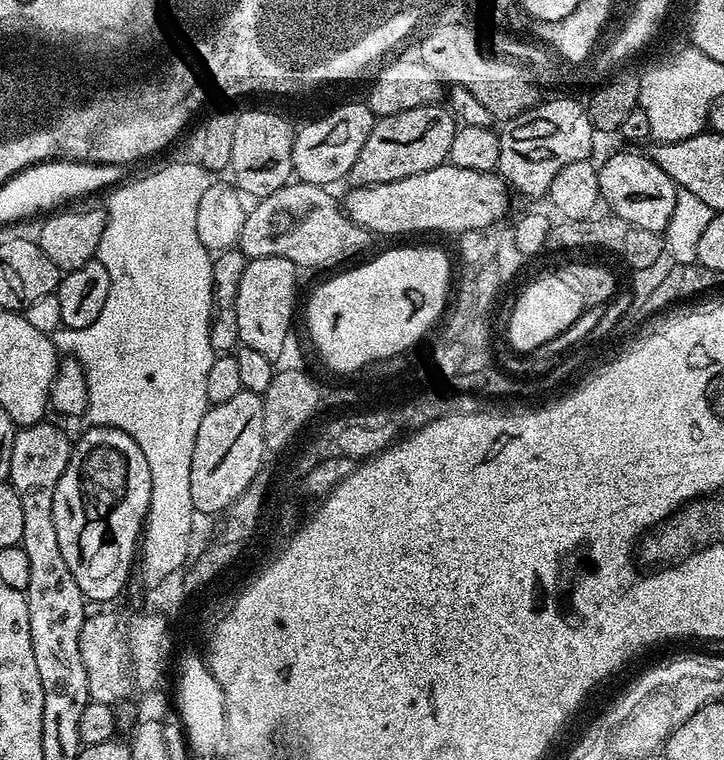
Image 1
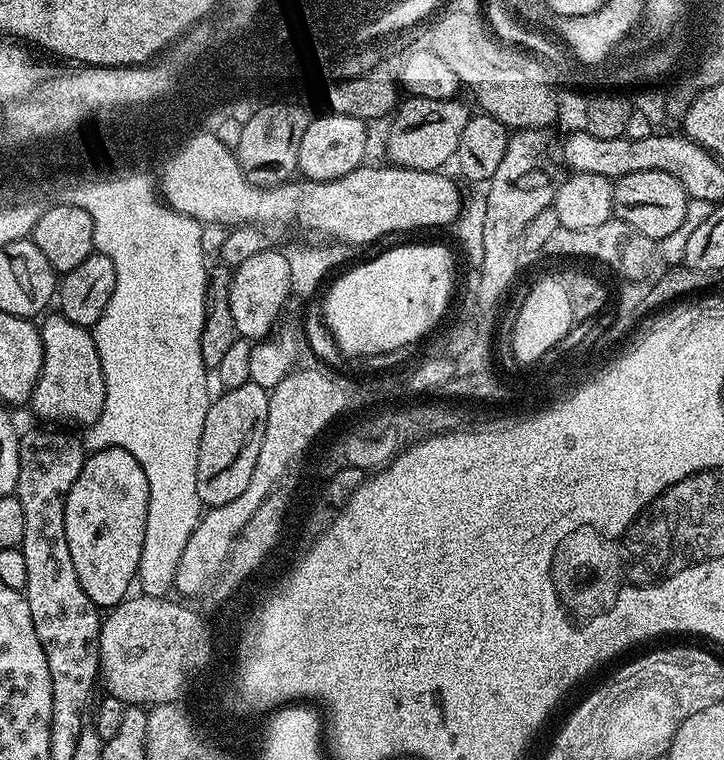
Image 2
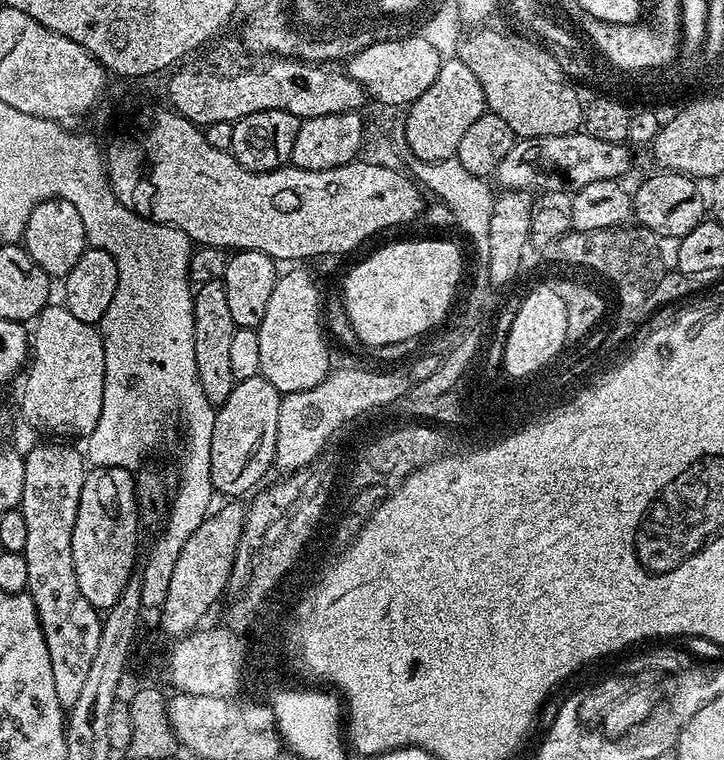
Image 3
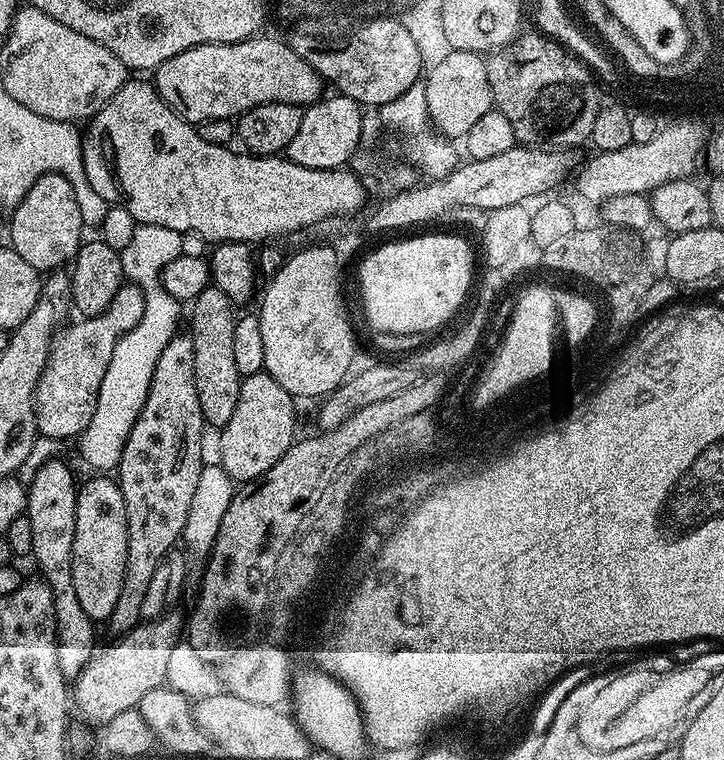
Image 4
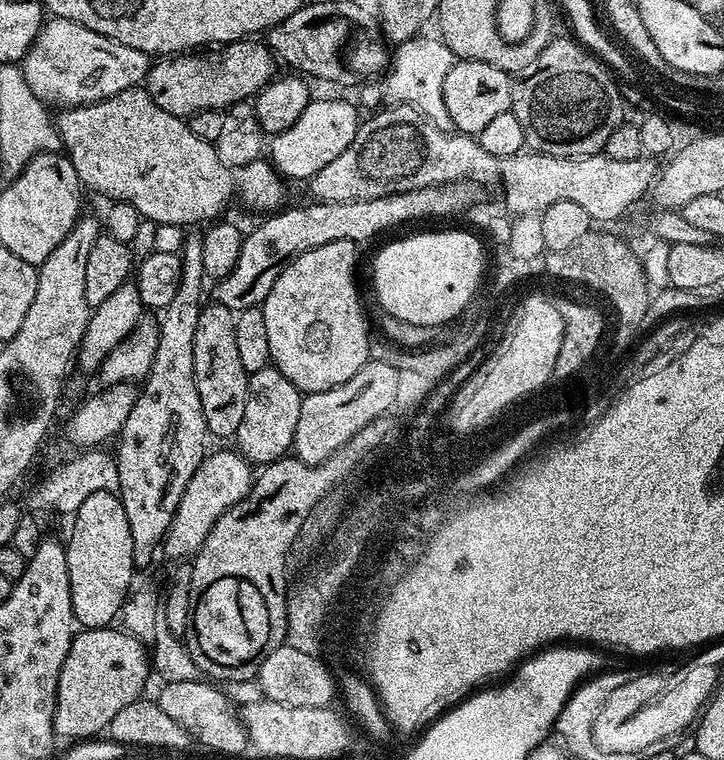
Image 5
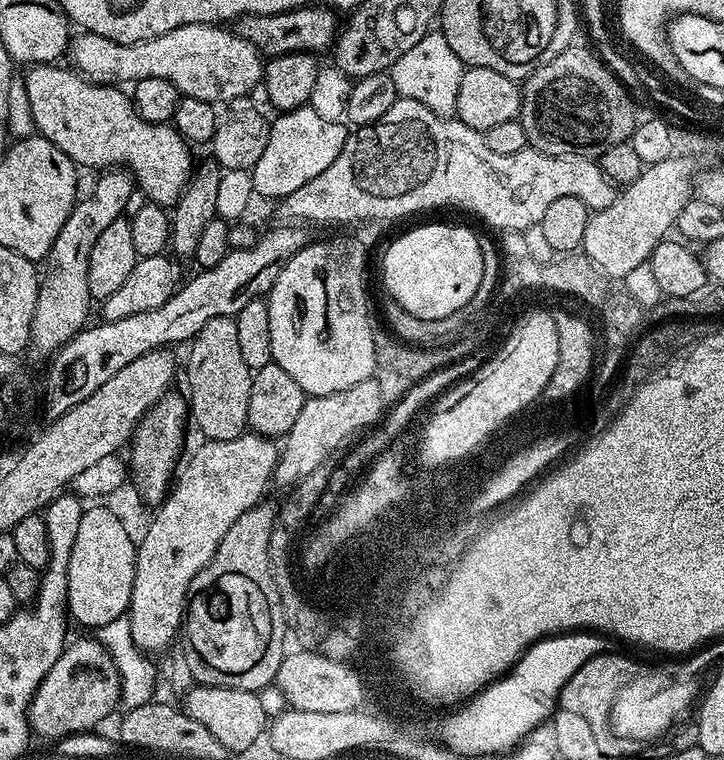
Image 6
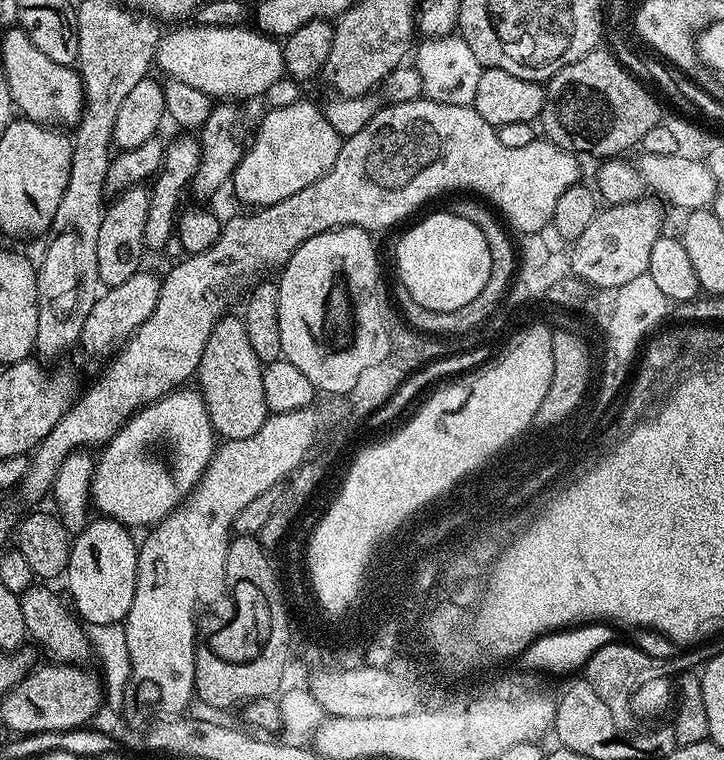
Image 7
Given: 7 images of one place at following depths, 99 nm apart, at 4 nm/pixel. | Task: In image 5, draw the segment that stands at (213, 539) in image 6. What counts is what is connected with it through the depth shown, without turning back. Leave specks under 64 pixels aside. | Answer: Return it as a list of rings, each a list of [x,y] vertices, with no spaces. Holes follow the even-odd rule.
[[[216,452],[205,455],[204,461],[194,470],[194,478],[186,486],[182,494],[182,502],[178,502],[178,510],[174,514],[174,522],[170,522],[170,530],[164,535],[162,552],[173,562],[183,561],[196,555],[202,542],[206,542],[206,534],[214,526],[214,522],[230,506],[234,506],[252,489],[254,479],[253,465],[249,464],[239,452]]]

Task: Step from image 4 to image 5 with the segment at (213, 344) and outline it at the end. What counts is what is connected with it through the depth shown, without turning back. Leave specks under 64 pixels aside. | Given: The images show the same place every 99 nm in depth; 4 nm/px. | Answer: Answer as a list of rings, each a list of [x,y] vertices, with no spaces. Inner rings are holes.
[[[215,302],[205,303],[198,314],[198,330],[194,334],[194,382],[198,386],[198,398],[202,398],[202,418],[214,437],[235,437],[242,426],[242,414],[246,410],[249,373],[242,370],[234,338],[236,313]]]

